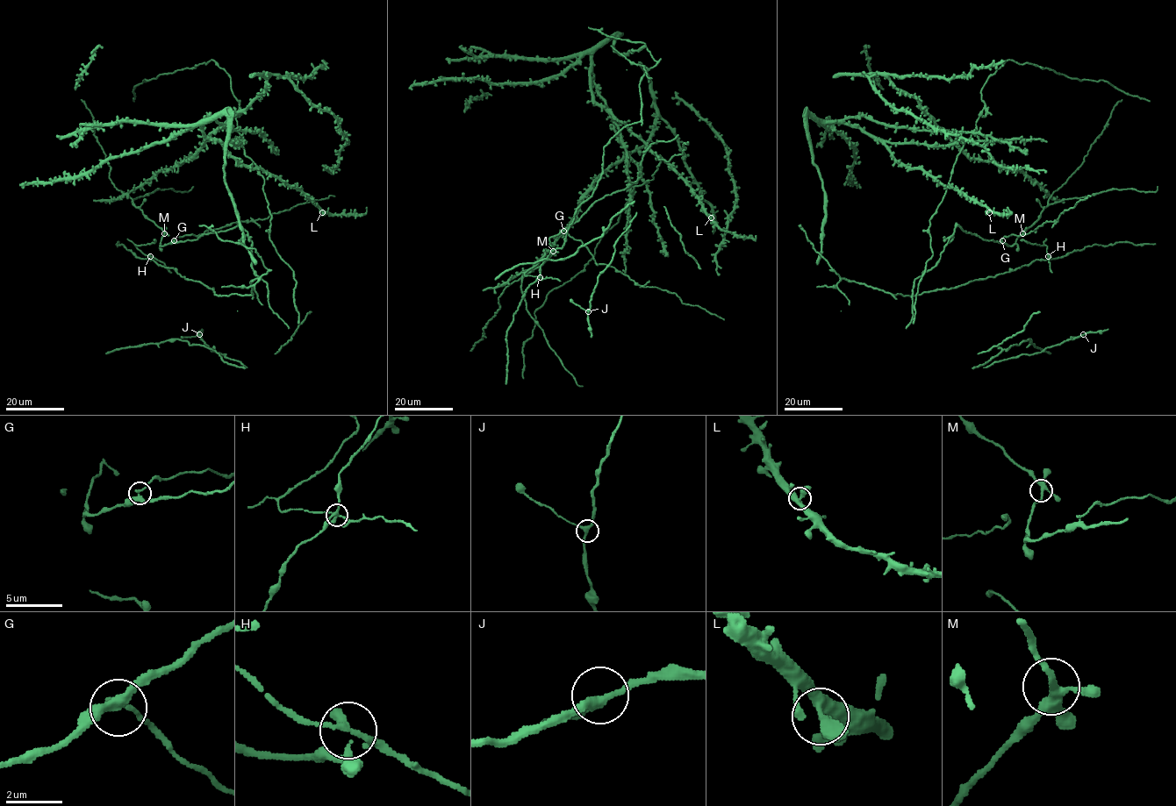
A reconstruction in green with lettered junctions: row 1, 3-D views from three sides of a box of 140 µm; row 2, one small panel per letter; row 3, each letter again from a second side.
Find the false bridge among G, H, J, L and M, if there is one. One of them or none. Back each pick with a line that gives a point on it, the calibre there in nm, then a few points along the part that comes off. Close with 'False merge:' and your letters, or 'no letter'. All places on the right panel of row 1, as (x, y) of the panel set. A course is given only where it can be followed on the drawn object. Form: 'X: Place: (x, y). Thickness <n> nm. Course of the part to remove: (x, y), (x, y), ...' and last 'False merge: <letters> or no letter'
H: Place: (1048, 256). Thickness 220 nm. Course of the part to remove: (1048, 256), (1046, 246), (1020, 240)
False merge: H

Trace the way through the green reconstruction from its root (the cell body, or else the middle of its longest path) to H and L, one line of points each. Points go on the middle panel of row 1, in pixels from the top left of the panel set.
H: (601, 172), (592, 194), (577, 208), (564, 244), (552, 250), (540, 267), (539, 277)
L: (601, 172), (656, 63), (615, 52), (616, 35), (592, 53), (592, 99), (711, 217)

